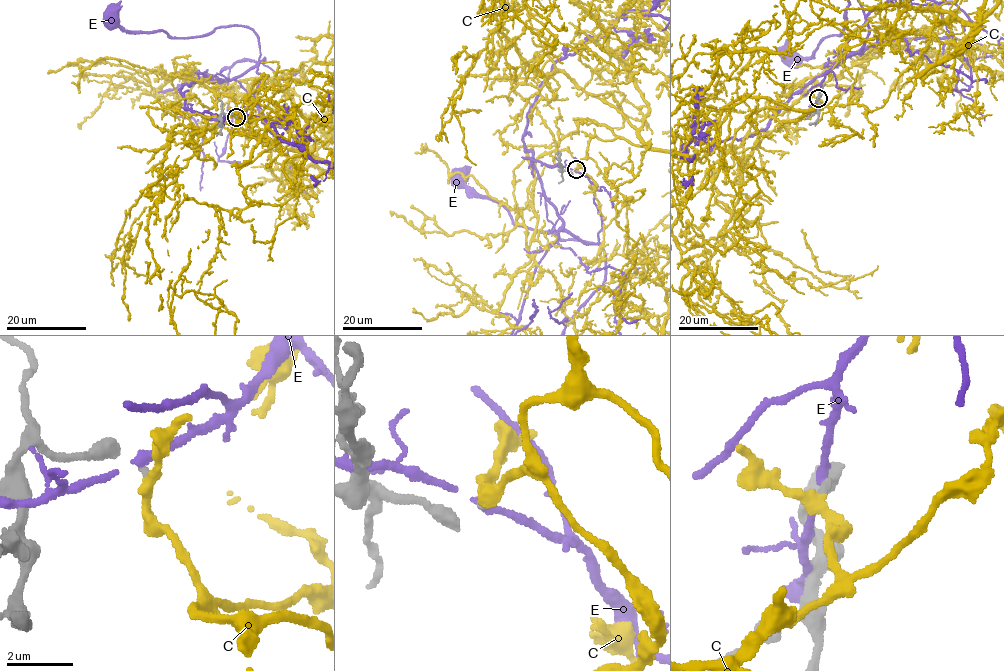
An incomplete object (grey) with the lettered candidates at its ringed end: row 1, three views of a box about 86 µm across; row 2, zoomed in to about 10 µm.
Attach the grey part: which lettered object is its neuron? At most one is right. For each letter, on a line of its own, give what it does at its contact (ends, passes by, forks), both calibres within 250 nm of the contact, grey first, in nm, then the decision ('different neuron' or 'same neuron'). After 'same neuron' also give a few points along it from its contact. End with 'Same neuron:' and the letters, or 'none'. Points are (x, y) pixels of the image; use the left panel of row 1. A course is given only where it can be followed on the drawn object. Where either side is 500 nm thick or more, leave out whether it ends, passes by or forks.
C: it passes by; 190 nm thick on the grey side, 320 nm on the other; same neuron
E: it passes by; 190 nm thick on the grey side, 200 nm on the other; different neuron
Same neuron: C

